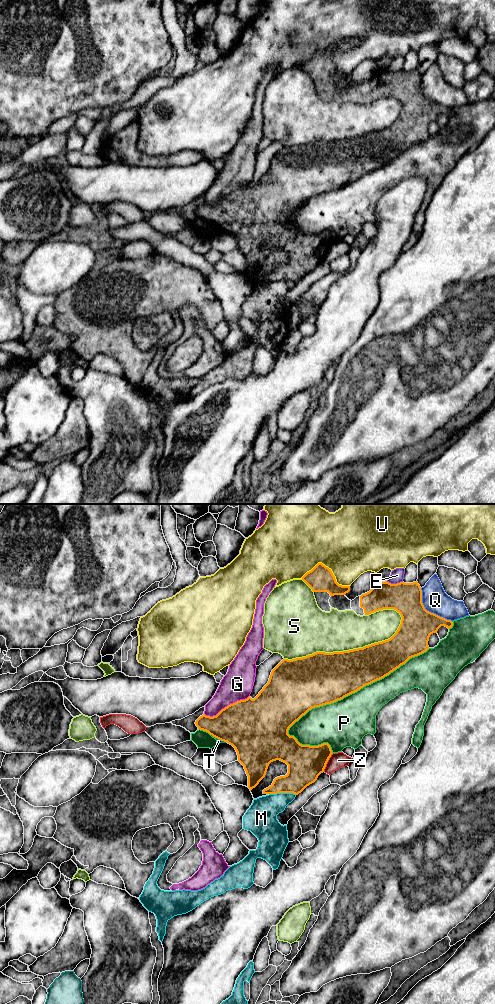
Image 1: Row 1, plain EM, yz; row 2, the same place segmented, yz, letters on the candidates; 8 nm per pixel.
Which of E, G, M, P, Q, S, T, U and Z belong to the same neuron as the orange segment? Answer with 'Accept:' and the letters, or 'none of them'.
Accept: none of them

